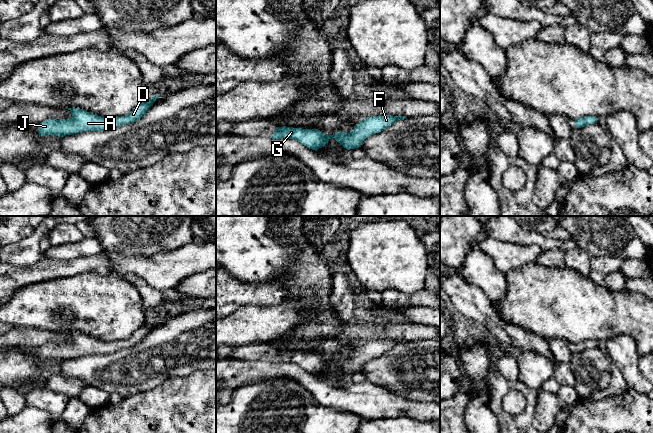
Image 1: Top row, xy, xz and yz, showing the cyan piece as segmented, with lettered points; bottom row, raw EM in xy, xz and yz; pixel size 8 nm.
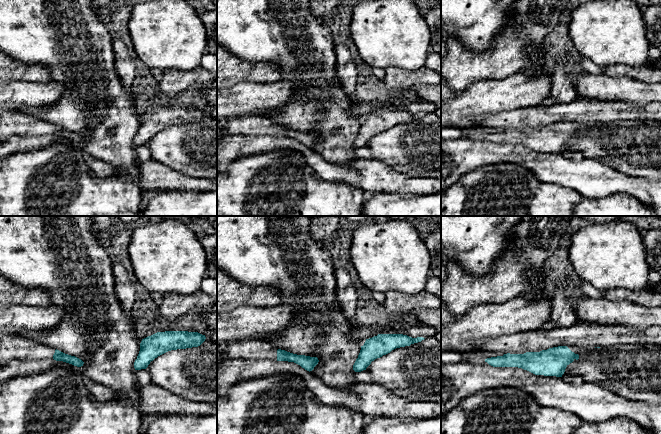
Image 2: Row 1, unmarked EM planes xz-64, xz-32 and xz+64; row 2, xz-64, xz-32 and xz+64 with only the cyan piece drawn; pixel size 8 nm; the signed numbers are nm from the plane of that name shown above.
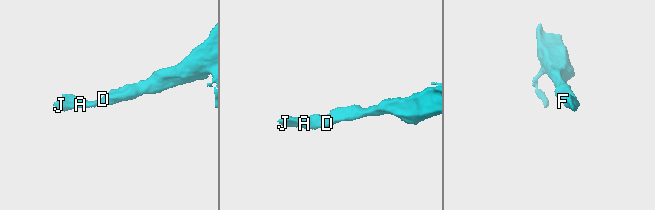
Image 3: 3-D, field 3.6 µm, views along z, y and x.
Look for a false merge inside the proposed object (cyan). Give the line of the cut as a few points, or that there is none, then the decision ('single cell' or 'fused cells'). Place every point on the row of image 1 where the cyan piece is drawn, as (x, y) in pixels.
no cut; single cell

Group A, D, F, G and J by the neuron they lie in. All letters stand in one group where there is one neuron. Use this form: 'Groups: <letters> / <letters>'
Groups: A D F G J

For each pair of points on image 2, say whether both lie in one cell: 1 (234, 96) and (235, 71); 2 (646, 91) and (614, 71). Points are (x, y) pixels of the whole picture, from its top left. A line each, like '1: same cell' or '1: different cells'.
1: different cells
2: different cells

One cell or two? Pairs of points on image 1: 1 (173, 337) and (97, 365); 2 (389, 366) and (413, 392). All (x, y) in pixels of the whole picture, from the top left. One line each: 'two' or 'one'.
1: one
2: one

